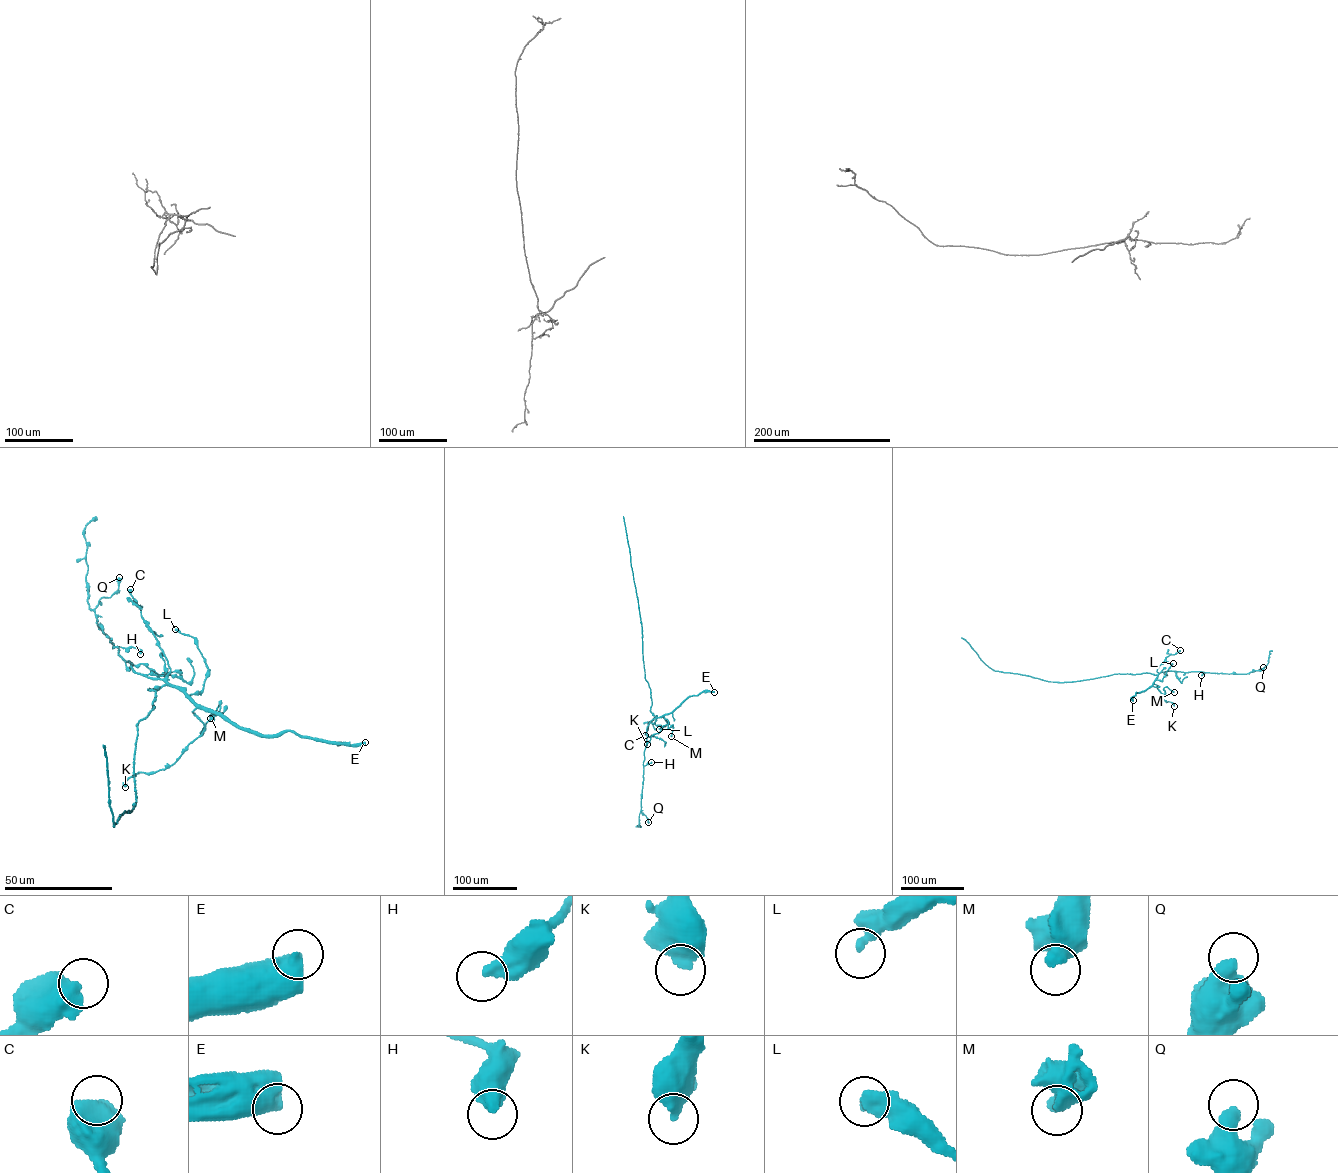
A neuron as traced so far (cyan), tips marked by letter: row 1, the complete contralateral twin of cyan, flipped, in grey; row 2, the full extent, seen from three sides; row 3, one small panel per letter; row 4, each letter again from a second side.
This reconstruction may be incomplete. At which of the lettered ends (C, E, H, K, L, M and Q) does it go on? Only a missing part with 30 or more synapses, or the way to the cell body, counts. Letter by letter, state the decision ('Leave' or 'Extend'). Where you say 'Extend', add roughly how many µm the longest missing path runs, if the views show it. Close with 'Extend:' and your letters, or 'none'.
C: Leave
E: Leave
H: Leave
K: Leave
L: Leave
M: Leave
Q: Leave
Extend: none

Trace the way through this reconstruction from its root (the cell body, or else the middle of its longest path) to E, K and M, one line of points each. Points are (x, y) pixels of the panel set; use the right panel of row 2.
E: (1120, 674), (1157, 675), (1152, 685), (1136, 692), (1131, 697), (1133, 700)
K: (1120, 674), (1157, 675), (1154, 683), (1161, 696), (1174, 706)
M: (1120, 674), (1157, 675), (1154, 683), (1160, 692), (1164, 693), (1163, 688), (1167, 687), (1174, 692)

